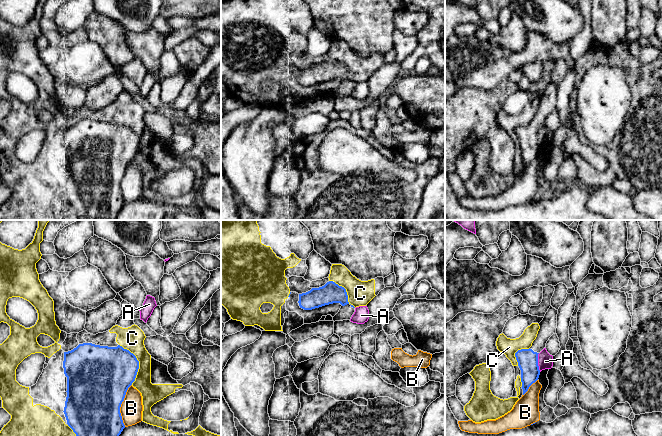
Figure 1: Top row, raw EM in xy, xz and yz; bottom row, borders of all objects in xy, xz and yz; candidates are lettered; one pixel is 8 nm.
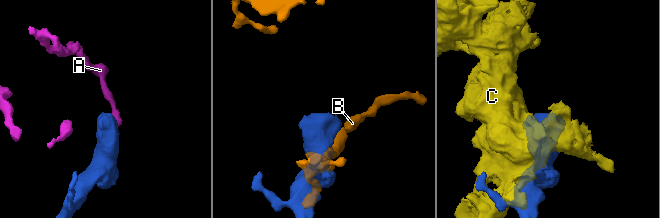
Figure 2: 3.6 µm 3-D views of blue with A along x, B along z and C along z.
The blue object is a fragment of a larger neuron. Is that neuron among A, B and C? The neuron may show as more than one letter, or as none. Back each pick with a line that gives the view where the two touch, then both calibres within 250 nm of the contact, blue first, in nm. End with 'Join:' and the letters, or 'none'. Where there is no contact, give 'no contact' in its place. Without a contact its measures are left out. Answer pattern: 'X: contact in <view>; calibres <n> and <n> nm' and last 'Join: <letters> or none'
Join: none

